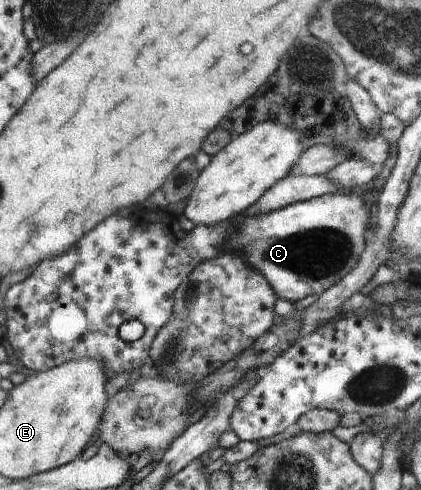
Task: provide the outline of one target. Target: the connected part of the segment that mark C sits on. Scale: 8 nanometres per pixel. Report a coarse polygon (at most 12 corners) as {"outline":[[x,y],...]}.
{"outline":[[355,192],[241,226],[235,251],[278,298],[323,294],[359,262],[370,207]]}

